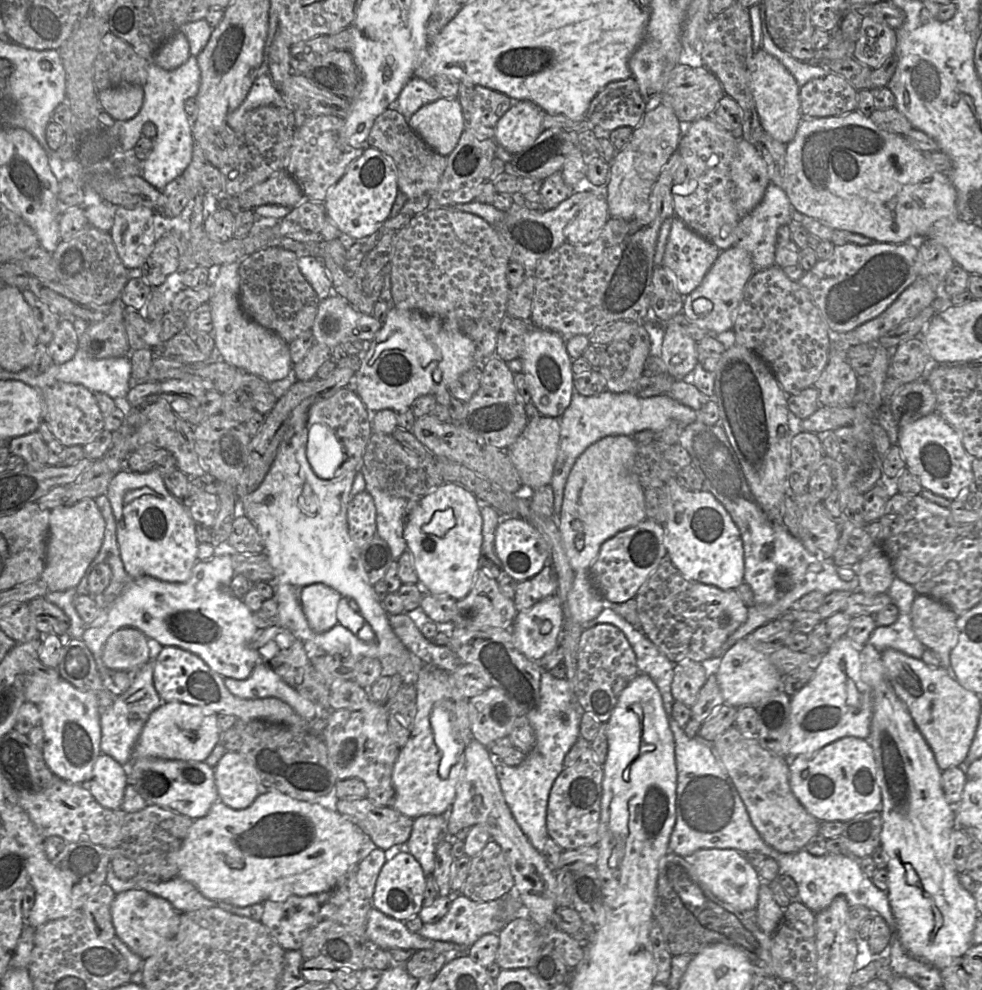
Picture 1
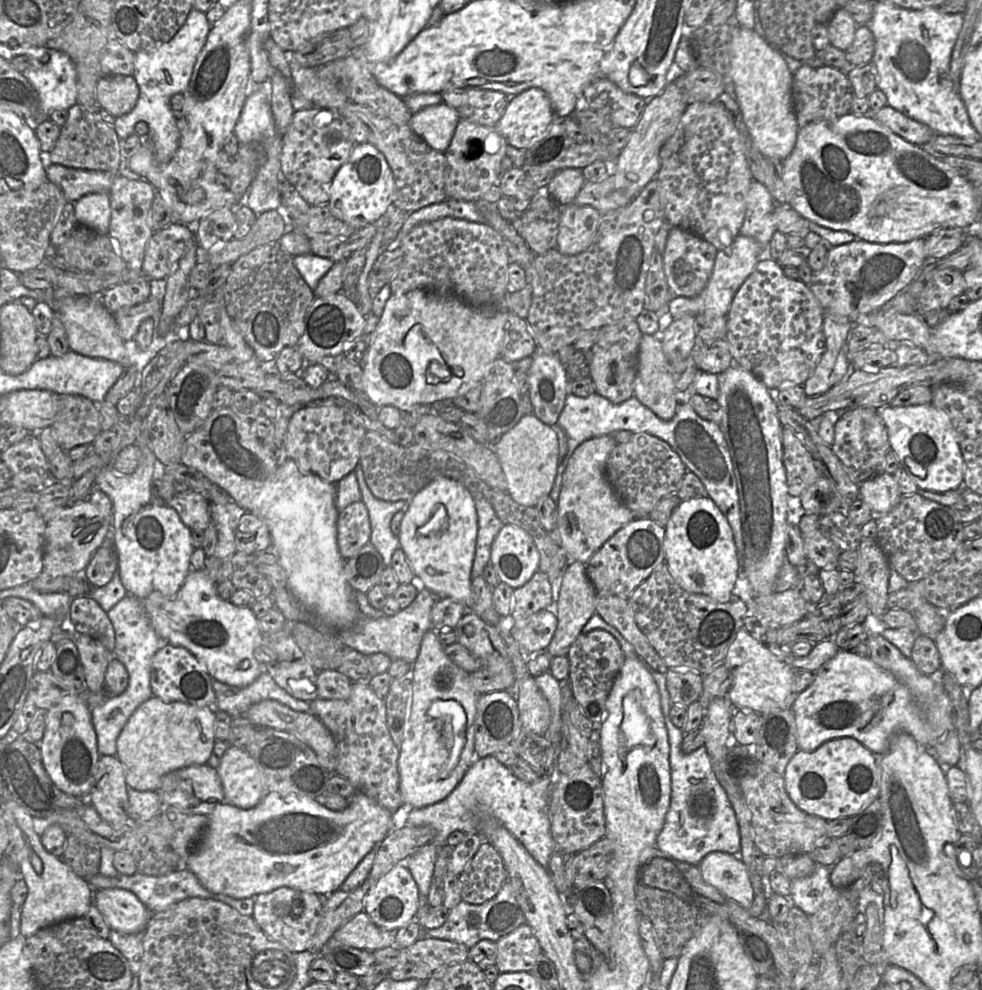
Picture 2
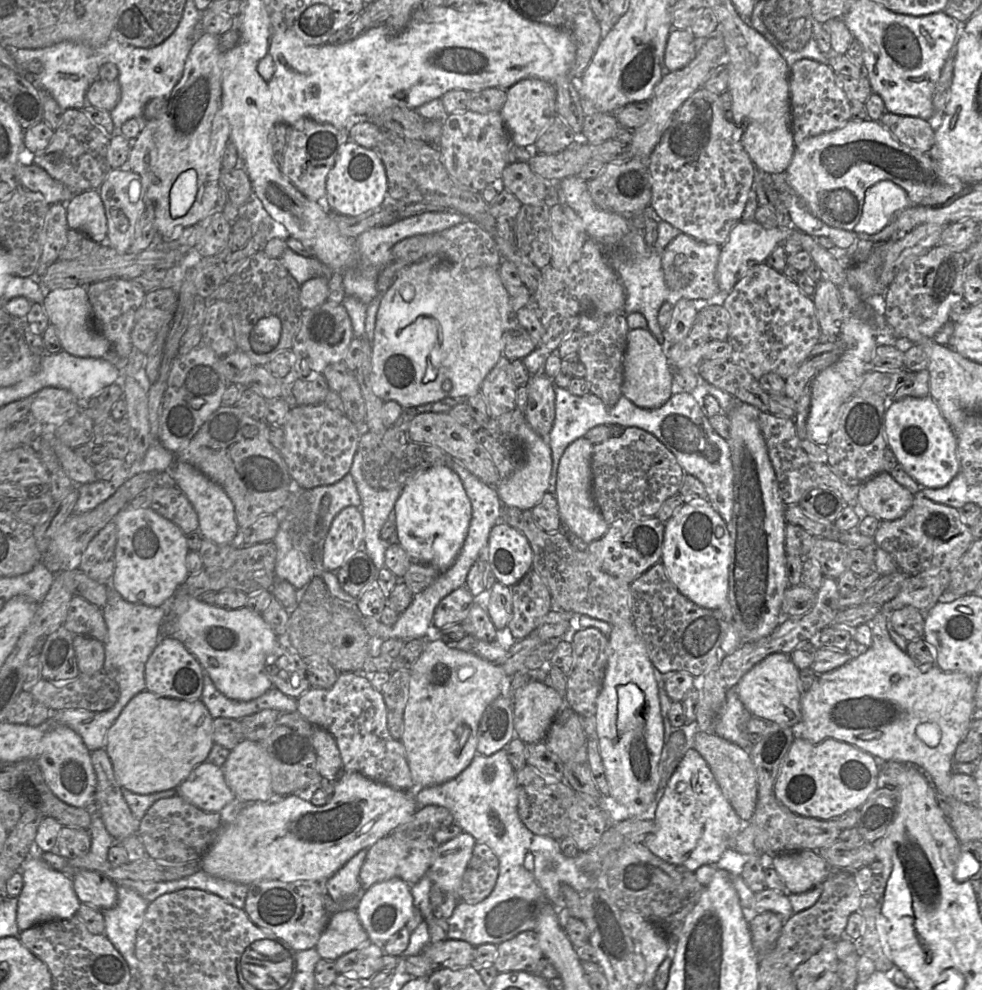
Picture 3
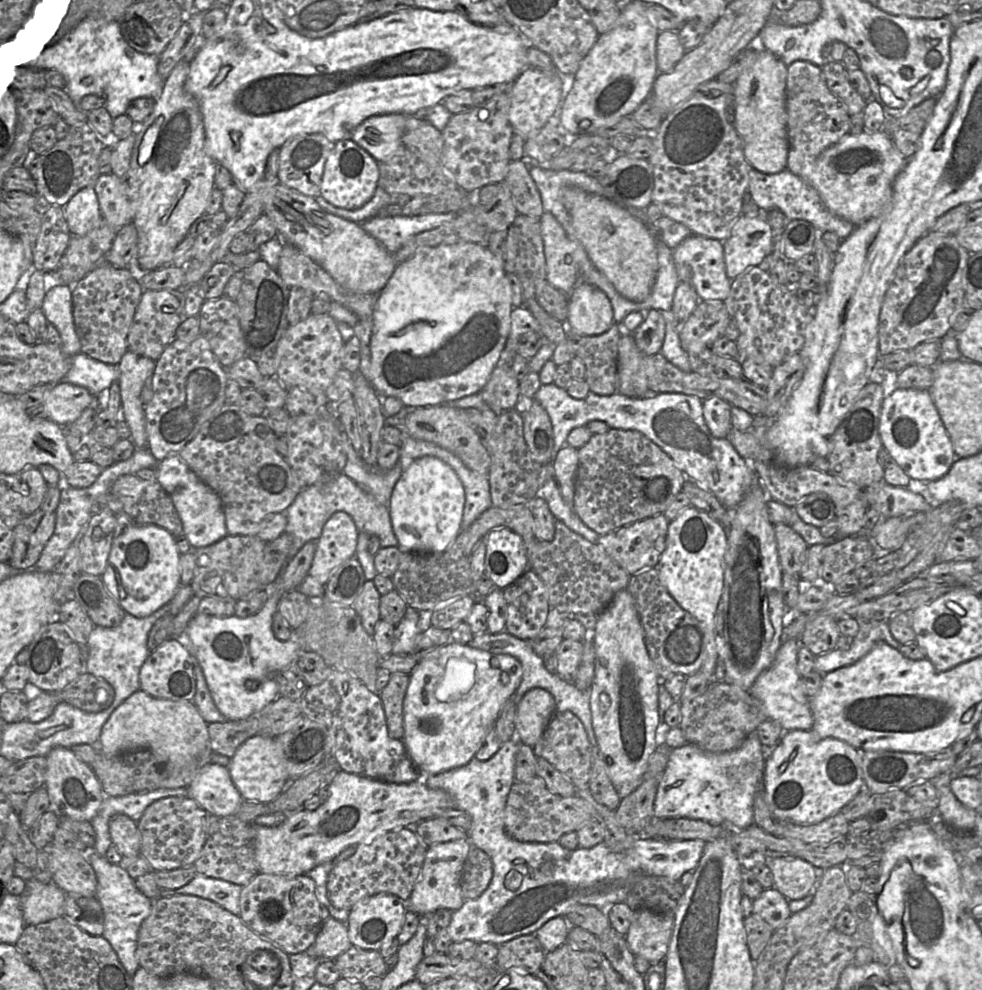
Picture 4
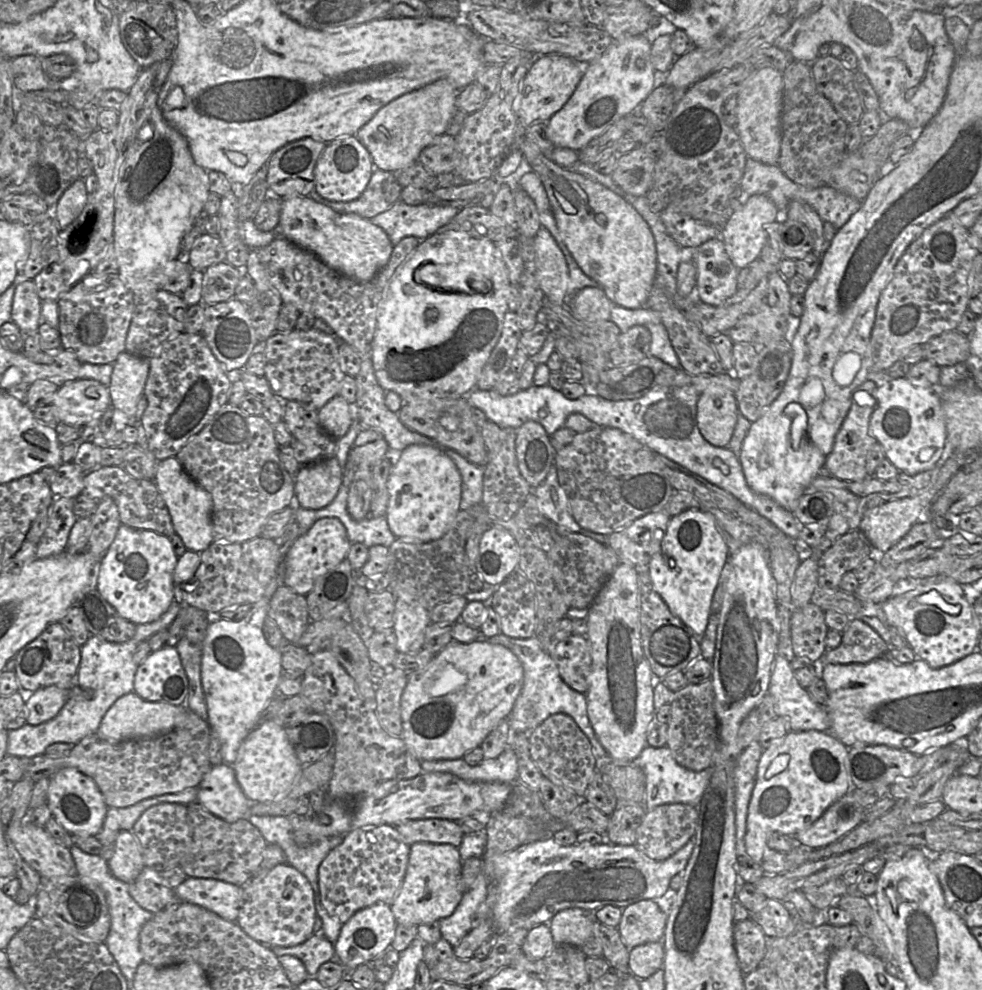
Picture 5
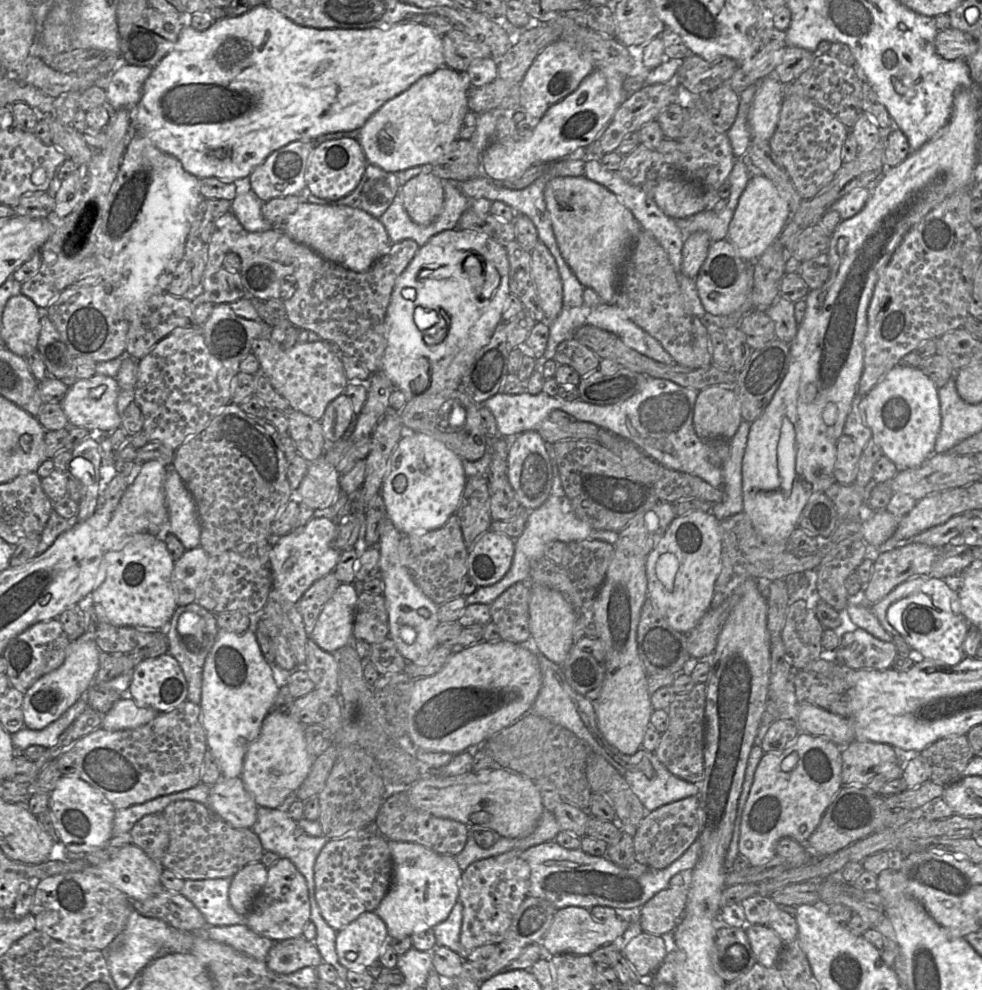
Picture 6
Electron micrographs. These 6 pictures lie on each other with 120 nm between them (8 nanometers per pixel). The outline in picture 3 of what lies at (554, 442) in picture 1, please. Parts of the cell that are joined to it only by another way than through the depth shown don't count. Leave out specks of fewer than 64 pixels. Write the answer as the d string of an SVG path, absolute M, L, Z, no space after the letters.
M527 421L519 426L517 435L524 451L522 463L507 480L499 483L497 492L503 505L531 510L548 491L552 471L551 448L547 439L536 433Z

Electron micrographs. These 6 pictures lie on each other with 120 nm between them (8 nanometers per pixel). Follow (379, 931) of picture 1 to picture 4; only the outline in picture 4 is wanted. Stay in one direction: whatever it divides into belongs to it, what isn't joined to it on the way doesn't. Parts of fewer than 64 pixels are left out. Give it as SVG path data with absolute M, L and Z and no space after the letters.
M329 916L323 922L313 945L305 951L321 960L334 960L352 946L347 924Z

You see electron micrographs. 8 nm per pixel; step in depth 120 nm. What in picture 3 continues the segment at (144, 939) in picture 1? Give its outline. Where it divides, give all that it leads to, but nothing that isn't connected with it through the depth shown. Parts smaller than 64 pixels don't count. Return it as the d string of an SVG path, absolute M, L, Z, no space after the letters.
M80 870L71 877L73 888L81 903L99 910L111 908L116 904L117 886L100 872Z

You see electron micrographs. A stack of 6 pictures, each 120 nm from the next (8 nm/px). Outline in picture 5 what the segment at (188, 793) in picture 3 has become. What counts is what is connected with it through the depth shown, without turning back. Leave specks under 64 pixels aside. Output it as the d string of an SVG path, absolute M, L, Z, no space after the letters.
M223 762L211 766L197 790L197 801L213 815L227 822L249 819L251 816L251 801L244 794L229 764Z

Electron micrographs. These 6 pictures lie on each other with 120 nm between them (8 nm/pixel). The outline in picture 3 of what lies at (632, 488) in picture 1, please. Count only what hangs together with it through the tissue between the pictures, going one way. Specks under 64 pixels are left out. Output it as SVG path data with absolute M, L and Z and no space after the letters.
M585 437L573 441L564 451L558 466L555 497L561 524L565 525L585 543L600 539L609 529L592 495L591 459L594 444Z

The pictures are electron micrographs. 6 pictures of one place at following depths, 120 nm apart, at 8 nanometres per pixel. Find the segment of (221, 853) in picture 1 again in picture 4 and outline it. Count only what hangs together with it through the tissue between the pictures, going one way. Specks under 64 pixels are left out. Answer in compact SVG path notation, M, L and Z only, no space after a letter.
M338 769L331 777L328 798L317 809L298 809L276 826L251 823L255 830L258 872L280 876L305 875L351 845L369 843L395 829L412 827L455 807L449 793L431 789L423 780L389 783Z

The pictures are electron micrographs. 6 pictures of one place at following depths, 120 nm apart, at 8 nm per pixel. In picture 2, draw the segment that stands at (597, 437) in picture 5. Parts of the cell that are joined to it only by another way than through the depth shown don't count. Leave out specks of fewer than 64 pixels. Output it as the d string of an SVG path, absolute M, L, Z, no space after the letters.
M635 433L627 443L617 444L608 456L604 470L617 498L632 512L634 518L649 517L661 499L674 494L680 488L686 471L681 458L669 444L648 433Z

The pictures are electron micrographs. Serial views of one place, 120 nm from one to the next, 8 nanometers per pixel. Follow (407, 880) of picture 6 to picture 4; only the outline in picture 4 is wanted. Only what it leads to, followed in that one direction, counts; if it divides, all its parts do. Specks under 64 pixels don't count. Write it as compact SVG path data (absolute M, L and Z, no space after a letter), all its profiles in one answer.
M466 838L428 846L420 876L406 901L407 910L419 916L431 915L440 908L458 910L465 900L461 891L463 865L472 847Z

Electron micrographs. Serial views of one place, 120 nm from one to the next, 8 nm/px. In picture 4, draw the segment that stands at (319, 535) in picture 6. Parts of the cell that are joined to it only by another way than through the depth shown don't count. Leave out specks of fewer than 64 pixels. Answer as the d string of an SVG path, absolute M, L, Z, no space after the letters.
M346 512L334 513L323 527L308 576L326 585L334 571L346 560L356 556L359 531Z

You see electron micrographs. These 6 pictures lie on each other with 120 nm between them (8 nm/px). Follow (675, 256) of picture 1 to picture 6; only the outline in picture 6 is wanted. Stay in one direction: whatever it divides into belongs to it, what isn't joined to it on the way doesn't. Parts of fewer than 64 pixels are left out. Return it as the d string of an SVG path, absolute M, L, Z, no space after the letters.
M727 239L711 242L708 255L695 278L701 303L709 315L724 316L735 312L749 297L749 279L747 276L747 262L736 252L732 243Z

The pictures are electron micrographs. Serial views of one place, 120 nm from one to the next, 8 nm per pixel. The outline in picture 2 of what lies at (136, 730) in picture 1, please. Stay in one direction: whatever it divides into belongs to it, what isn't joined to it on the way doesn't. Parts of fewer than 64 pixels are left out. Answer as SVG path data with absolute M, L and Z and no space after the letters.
M126 595L107 615L115 631L115 647L112 658L119 660L127 669L129 683L120 695L109 695L108 700L91 708L91 718L97 738L97 750L100 755L116 755L117 738L135 710L153 696L150 686L150 668L153 656L160 649L161 638L154 629L143 601L132 595Z

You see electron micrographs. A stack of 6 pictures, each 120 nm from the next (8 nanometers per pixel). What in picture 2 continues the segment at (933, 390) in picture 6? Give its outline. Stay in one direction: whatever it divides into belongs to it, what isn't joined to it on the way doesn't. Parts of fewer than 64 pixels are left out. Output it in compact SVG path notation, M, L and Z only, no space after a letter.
M933 404L876 409L886 424L892 451L919 488L943 493L964 487L965 463L959 435L943 410Z

